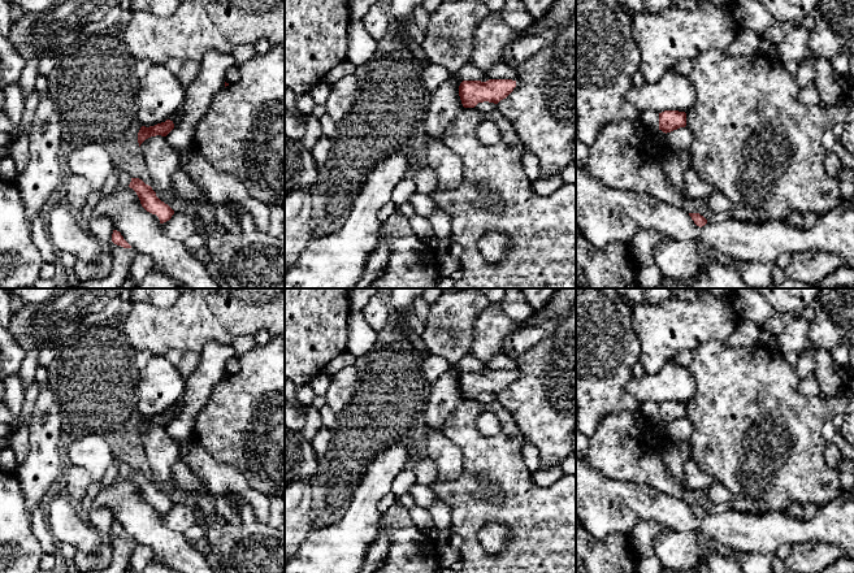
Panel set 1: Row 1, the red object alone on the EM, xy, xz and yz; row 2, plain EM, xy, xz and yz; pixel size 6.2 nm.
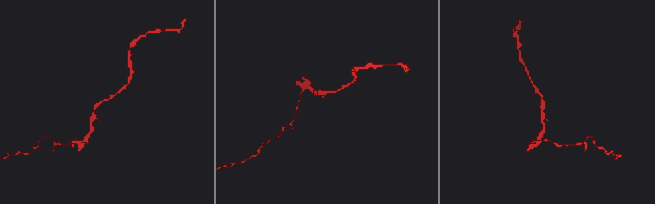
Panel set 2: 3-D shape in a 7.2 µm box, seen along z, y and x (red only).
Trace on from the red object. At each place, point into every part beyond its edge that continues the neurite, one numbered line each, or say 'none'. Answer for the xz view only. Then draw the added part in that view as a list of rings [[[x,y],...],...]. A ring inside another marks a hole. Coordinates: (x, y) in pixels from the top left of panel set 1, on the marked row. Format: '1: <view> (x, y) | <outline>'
none

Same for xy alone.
none

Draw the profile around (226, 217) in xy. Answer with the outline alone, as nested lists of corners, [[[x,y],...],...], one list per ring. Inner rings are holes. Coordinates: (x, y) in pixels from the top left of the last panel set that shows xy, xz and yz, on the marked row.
[[[225,203],[212,204],[213,214],[220,227],[227,233],[240,233],[242,226],[238,213],[242,210],[239,207],[231,208]]]

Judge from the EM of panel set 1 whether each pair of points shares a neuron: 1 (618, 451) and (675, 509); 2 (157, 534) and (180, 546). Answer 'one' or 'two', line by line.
1: two
2: one

